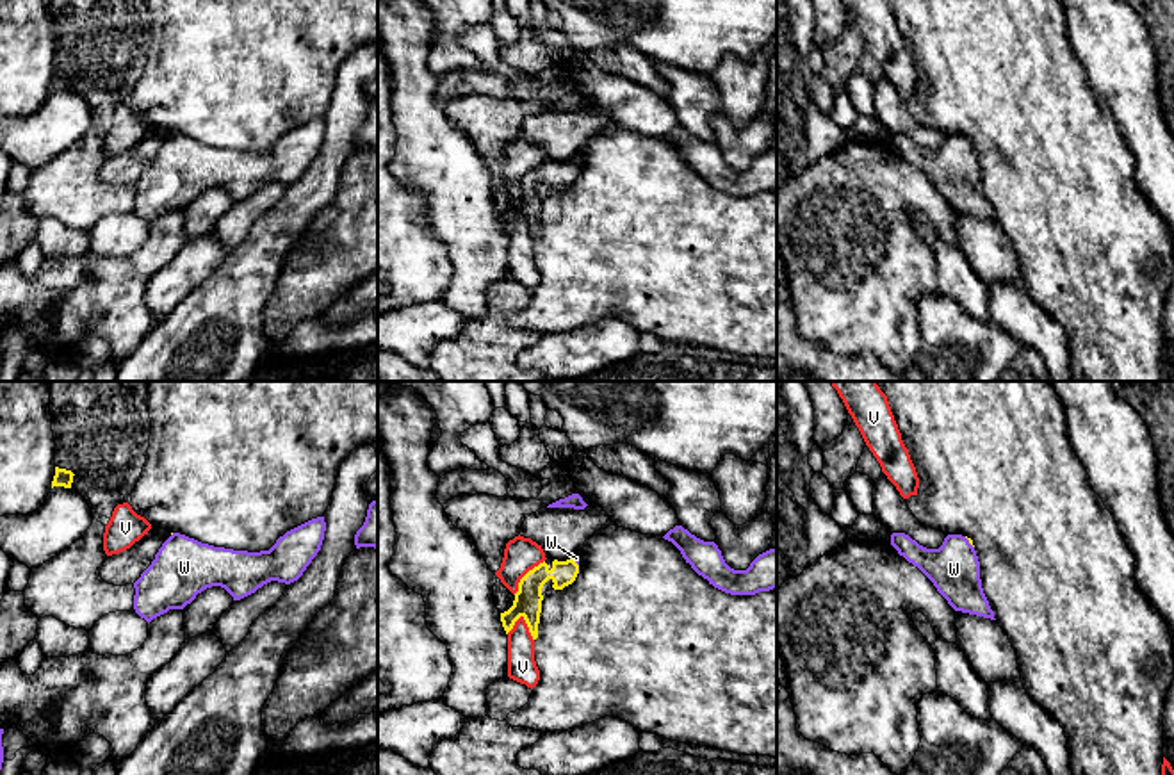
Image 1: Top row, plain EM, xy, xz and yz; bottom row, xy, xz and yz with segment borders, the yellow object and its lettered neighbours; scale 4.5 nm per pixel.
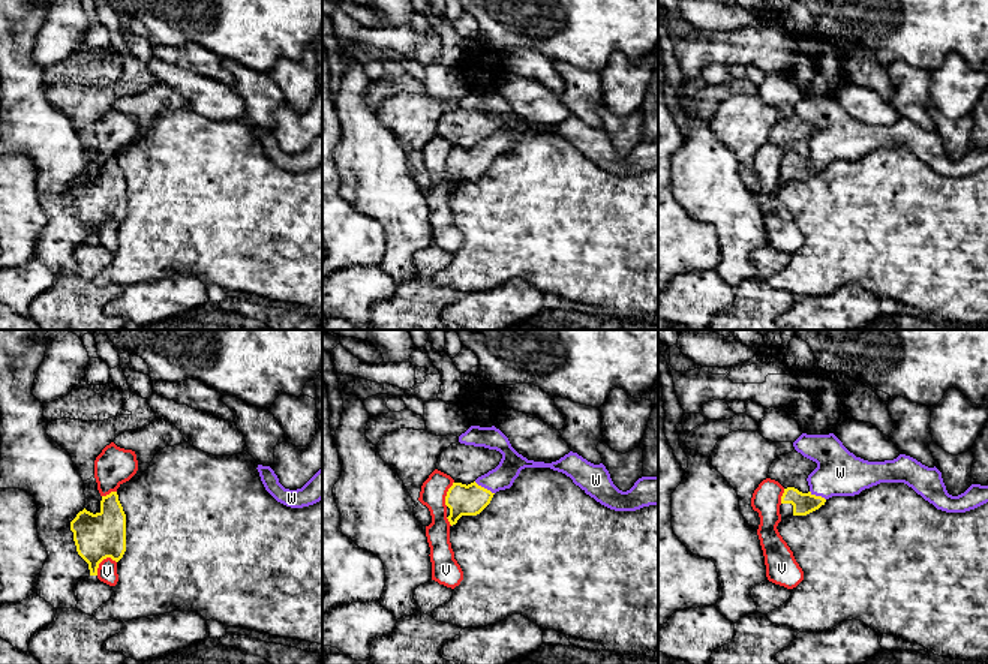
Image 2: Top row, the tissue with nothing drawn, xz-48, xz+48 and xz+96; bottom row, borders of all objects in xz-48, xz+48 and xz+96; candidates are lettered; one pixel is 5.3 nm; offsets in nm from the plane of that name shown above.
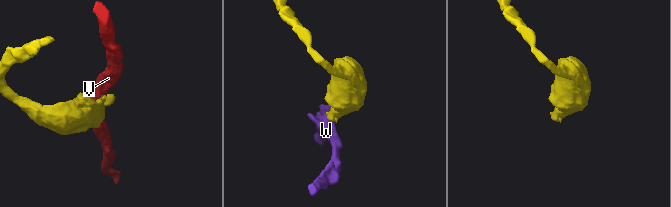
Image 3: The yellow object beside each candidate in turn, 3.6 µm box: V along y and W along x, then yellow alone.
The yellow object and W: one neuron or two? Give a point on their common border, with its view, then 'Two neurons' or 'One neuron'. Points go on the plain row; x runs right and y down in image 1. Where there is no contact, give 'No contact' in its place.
Touches yellow at yz (970, 143). One neuron

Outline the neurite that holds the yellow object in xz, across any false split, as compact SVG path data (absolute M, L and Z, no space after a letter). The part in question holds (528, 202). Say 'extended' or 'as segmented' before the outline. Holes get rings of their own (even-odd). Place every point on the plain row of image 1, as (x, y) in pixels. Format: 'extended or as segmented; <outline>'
extended; M579 157L567 162L545 160L529 171L518 184L513 207L501 214L501 223L506 235L522 217L529 228L533 241L538 239L538 224L542 214L543 194L549 191L563 191L572 185L579 175Z

